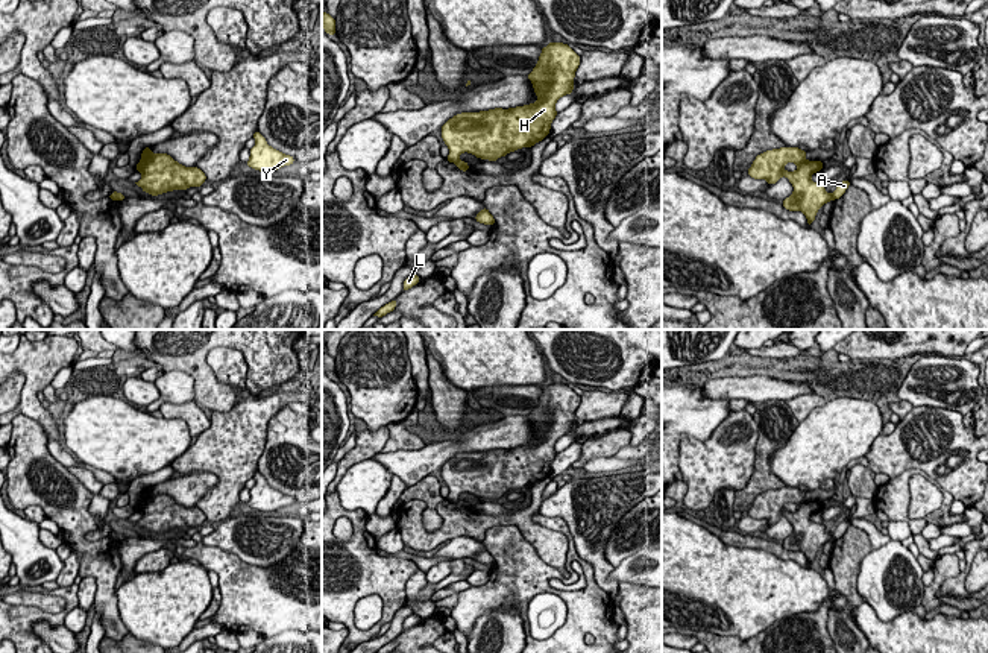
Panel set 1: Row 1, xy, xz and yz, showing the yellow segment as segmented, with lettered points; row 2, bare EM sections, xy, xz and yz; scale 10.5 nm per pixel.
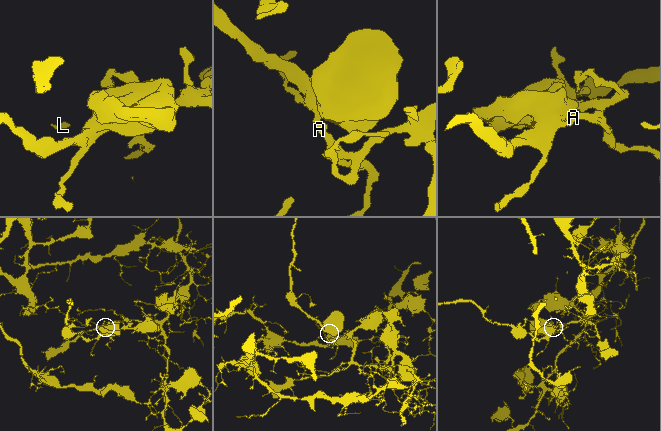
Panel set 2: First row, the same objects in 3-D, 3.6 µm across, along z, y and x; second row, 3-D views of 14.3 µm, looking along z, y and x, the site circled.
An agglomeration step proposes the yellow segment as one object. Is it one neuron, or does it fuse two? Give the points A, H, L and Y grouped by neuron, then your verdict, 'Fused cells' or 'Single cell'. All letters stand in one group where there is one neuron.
Groups: A L Y / H. Fused cells

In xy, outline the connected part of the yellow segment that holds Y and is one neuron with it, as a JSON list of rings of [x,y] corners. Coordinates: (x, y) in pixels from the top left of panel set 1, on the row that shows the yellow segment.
[[[255,131],[253,138],[256,143],[249,150],[250,158],[246,162],[249,167],[260,172],[272,172],[294,162],[293,156],[285,155],[269,146],[266,138],[260,134],[260,131]]]

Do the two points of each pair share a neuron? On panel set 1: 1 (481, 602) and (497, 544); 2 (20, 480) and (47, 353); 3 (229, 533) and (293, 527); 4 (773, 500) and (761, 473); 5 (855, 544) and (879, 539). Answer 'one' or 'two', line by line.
1: one
2: two
3: one
4: one
5: two

